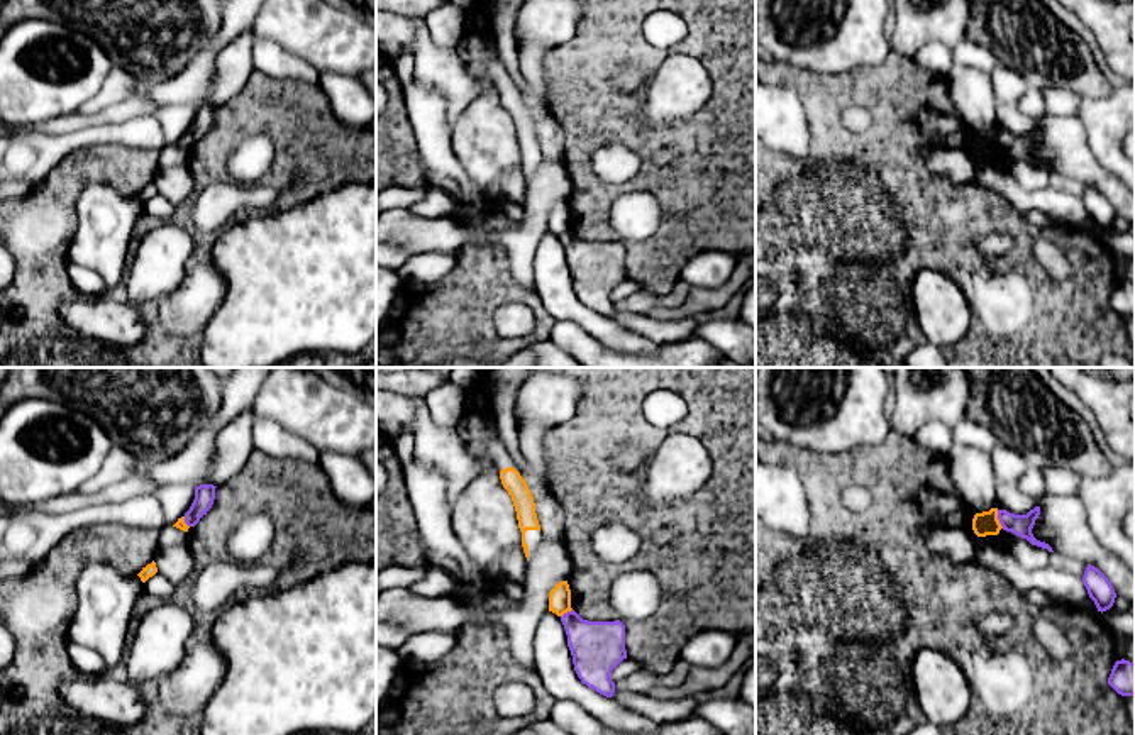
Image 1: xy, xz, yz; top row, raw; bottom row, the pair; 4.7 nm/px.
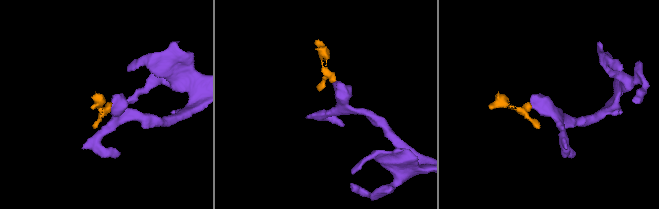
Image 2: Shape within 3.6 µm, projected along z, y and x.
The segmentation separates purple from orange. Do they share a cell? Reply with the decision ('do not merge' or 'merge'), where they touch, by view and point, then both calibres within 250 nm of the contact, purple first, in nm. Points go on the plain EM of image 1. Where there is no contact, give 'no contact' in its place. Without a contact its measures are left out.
do not merge; meets purple in yz at (998, 139); 100 nm thick on the purple side, 110 nm on the other

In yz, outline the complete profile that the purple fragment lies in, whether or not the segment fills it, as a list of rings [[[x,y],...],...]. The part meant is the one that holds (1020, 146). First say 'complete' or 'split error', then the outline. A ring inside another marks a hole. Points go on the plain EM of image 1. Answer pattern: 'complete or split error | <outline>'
complete | [[[1035,127],[1027,135],[1015,135],[1006,130],[998,130],[998,141],[999,141],[1003,151],[1011,152],[1022,159],[1027,159],[1032,166],[1054,173],[1049,164],[1037,161],[1032,154],[1032,149],[1035,146],[1035,141],[1038,139],[1038,135],[1040,135],[1040,127]]]

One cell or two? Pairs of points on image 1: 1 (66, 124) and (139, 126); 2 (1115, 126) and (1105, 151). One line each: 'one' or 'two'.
1: two
2: one

